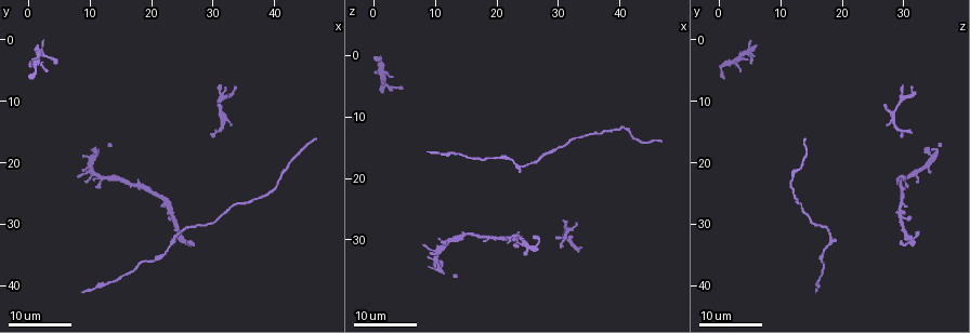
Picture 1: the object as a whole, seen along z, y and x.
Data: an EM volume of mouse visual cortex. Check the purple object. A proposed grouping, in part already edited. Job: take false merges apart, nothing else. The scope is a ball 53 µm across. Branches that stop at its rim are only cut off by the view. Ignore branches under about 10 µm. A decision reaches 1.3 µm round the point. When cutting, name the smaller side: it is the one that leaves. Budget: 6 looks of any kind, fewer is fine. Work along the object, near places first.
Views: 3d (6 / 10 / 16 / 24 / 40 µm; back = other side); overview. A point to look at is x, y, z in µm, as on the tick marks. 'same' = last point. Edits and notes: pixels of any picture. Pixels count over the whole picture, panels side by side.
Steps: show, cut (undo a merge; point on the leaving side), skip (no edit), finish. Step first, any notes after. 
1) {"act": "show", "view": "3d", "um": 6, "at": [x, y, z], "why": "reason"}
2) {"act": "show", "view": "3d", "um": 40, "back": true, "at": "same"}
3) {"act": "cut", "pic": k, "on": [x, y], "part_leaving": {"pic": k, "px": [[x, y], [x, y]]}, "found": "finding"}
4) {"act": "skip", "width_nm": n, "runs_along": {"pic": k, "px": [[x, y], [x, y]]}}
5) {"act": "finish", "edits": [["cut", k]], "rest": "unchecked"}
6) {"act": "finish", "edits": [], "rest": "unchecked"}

{"act": "show", "view": "3d", "um": 16, "at": [23.5, 32.5, 18.5]}

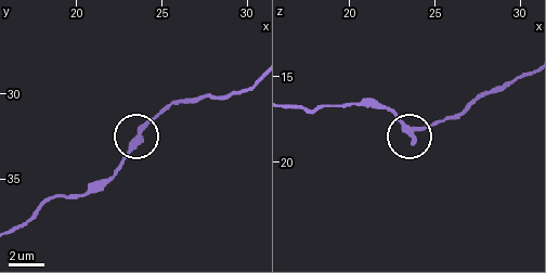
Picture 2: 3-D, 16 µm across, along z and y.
{"act": "show", "view": "3d", "um": 10, "at": [23.5, 32.6, 18.3]}

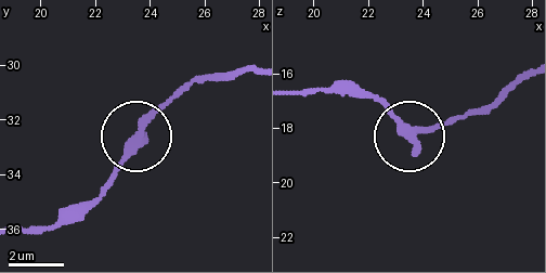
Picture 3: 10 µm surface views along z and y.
{"act": "skip", "side_arm_um": 19, "found": "one cell here"}

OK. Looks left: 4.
{"act": "show", "view": "3d", "um": 16, "at": [20.0, 36.5, 17.0], "why": "calibre changes"}

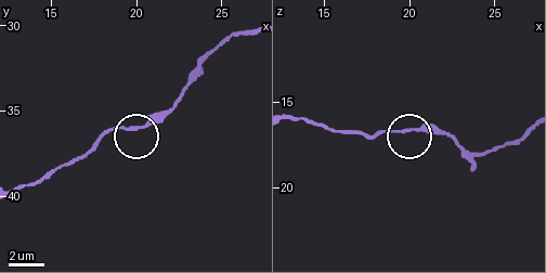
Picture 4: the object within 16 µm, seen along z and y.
{"act": "show", "view": "3d", "um": 6, "at": [20.0, 36.1, 16.5]}

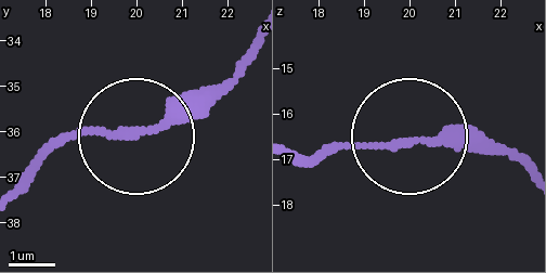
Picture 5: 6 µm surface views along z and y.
{"act": "skip", "found": "continuous, no second cell"}

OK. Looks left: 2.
{"act": "show", "view": "3d", "um": 24, "at": [22.5, 26.5, 30.0], "why": "three arms meet"}

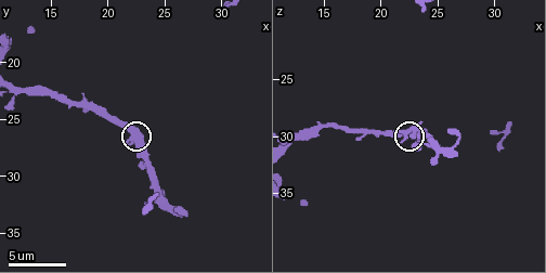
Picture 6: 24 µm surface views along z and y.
{"act": "show", "view": "3d", "um": 6, "at": "same"}

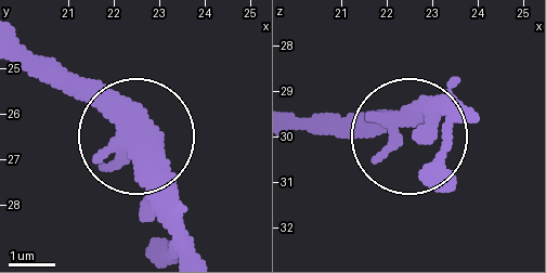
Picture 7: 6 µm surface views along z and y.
{"act": "skip", "runs_along": {"pic": 7, "px": [[397, 120], [315, 128]]}, "found": "all the same cell"}

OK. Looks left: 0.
{"act": "finish", "edits": [], "rest": "unchecked"}

